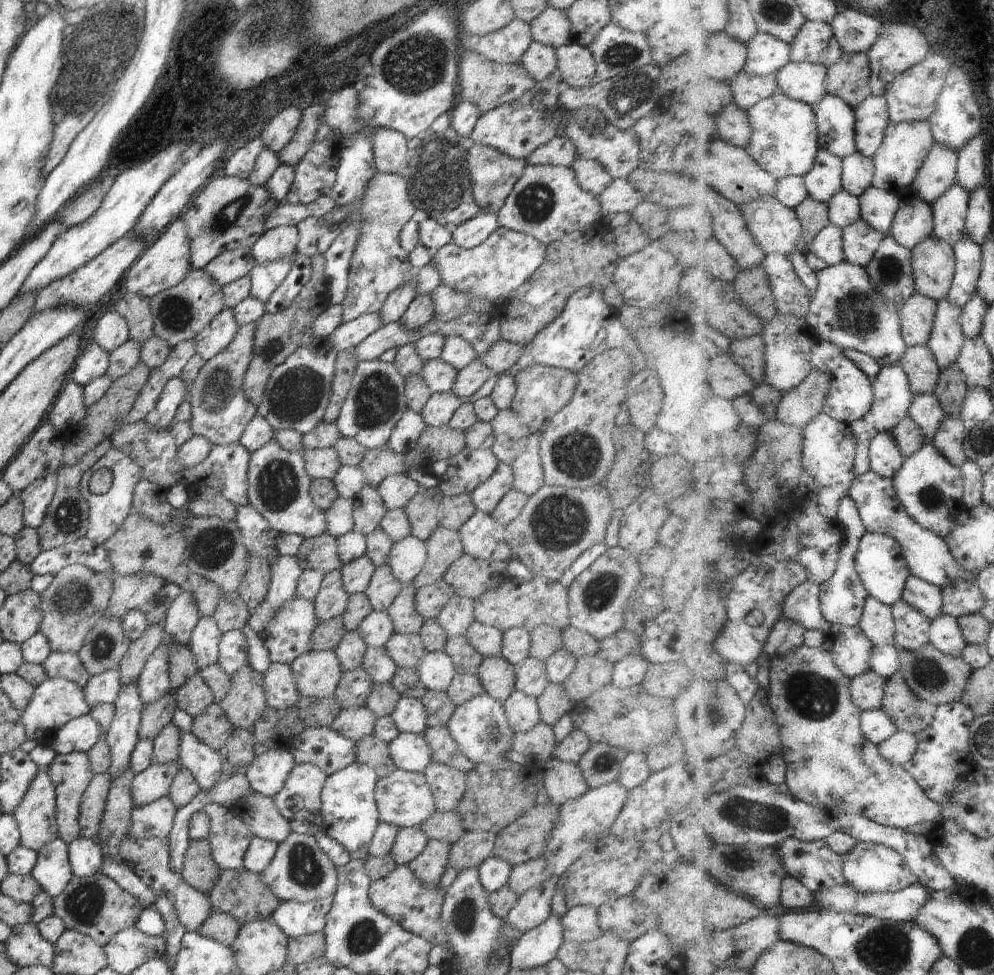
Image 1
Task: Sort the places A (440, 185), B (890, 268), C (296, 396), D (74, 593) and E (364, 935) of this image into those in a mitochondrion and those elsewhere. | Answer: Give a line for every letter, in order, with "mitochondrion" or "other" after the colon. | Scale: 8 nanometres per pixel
A: mitochondrion
B: mitochondrion
C: mitochondrion
D: mitochondrion
E: mitochondrion

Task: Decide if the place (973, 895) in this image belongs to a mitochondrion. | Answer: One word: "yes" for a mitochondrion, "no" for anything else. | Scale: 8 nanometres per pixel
no

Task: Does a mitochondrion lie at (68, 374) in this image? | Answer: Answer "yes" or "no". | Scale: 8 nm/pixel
no

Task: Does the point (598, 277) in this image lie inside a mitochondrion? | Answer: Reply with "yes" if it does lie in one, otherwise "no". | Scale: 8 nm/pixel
no

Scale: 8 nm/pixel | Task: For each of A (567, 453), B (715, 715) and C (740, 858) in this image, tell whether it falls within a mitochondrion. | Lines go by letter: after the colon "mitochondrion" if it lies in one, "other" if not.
A: mitochondrion
B: mitochondrion
C: mitochondrion

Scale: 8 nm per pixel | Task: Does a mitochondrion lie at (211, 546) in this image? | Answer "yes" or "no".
yes

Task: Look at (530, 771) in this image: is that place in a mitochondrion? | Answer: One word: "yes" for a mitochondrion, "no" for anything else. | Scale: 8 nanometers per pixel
no

